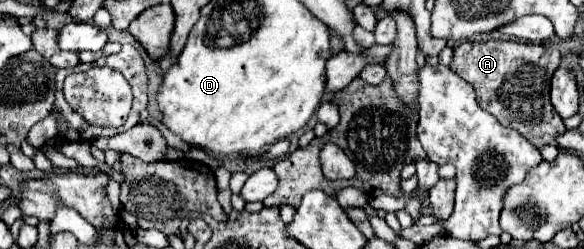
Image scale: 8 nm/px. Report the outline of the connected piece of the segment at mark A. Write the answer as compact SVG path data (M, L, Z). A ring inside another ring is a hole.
M465 41L455 47L455 57L449 67L461 79L465 79L475 87L479 107L483 107L487 113L497 117L497 121L503 123L505 127L517 129L535 147L541 147L545 143L557 145L555 135L565 131L563 119L559 117L559 113L553 109L549 101L549 83L559 65L561 65L561 53L555 47L521 43L521 41Z

